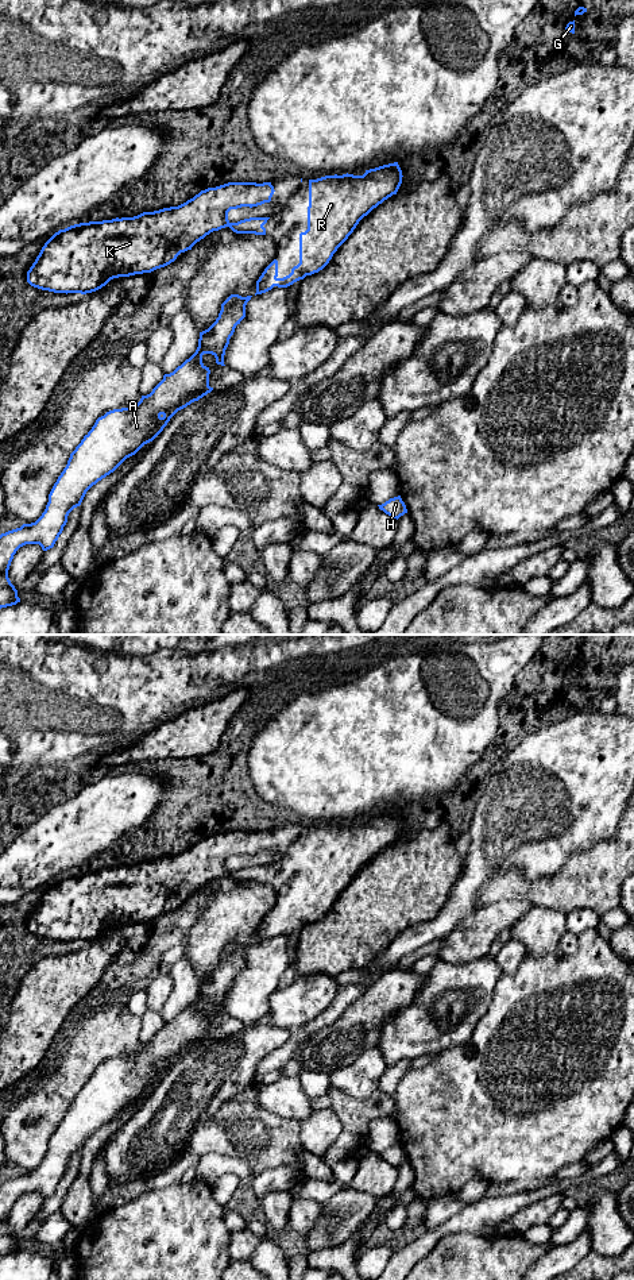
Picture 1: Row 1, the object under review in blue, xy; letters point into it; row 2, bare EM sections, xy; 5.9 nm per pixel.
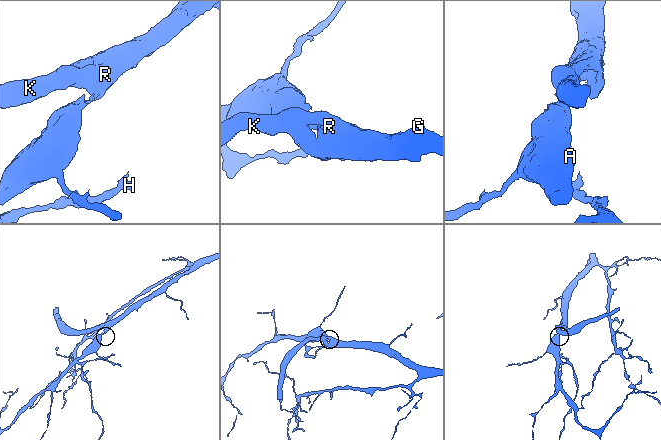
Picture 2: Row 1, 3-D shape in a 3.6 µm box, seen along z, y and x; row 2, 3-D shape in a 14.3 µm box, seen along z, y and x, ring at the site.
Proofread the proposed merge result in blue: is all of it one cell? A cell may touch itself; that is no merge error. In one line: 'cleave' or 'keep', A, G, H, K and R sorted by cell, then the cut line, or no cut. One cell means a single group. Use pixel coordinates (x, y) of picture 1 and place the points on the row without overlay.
keep; groups A G H K R; cut none

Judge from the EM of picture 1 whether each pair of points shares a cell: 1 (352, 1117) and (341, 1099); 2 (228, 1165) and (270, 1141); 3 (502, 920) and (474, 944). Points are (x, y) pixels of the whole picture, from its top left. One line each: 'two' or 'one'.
1: one
2: two
3: one

